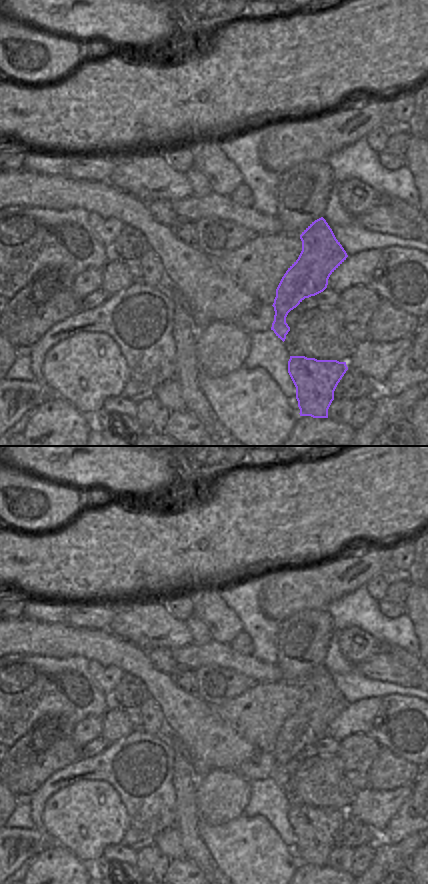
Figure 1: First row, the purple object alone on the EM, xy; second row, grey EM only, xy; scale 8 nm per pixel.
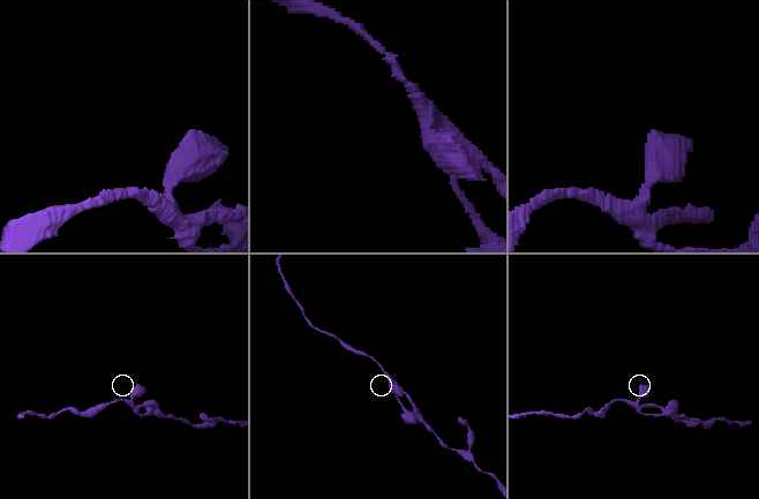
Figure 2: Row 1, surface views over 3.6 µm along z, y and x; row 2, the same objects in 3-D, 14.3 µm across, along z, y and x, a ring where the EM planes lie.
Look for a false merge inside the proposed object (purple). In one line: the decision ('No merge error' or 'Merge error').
No merge error

